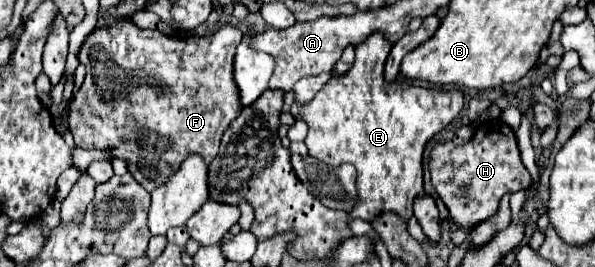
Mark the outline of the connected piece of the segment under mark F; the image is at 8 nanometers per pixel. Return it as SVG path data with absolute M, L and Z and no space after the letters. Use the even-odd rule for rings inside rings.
M121 18L109 26L95 28L83 42L77 58L85 66L85 82L79 92L73 96L71 114L69 114L69 130L79 148L111 148L115 158L123 158L127 162L133 178L149 192L155 186L161 186L179 162L187 158L187 154L203 154L207 162L215 158L219 152L221 136L227 126L239 116L243 110L239 88L233 78L233 60L235 50L241 42L241 30L233 24L219 26L209 36L191 36L187 40L179 36L167 36L159 30L141 30L131 18ZM117 68L125 72L125 80L115 80ZM135 76L147 76L145 82L135 80Z

